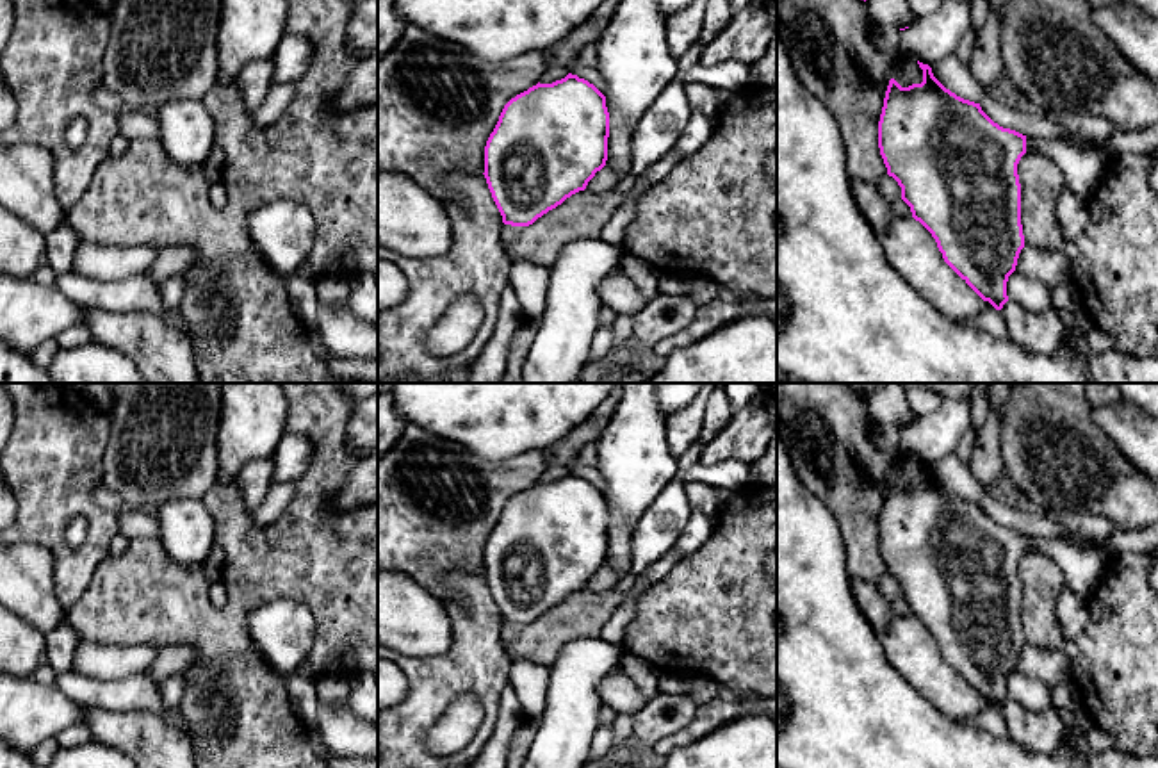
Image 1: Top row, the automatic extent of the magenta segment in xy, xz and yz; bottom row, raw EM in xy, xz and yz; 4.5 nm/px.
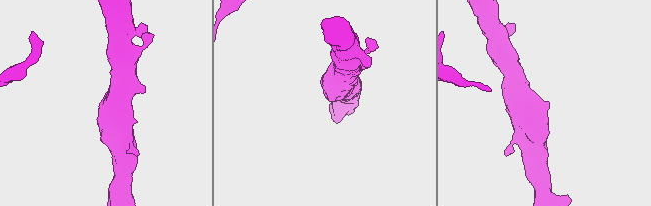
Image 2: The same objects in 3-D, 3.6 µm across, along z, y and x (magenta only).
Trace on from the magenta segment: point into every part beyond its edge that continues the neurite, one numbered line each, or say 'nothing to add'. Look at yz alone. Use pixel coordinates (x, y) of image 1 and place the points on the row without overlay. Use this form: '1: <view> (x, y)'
1: yz (1080, 567)

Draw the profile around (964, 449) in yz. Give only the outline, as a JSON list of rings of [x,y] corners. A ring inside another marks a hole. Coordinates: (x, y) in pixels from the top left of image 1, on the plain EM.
[[[969,426],[969,429],[962,435],[955,451],[957,458],[967,465],[969,465],[973,449],[976,445],[976,437],[978,433]]]

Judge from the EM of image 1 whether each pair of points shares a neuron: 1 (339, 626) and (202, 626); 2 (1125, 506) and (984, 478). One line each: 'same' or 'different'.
1: same
2: different

